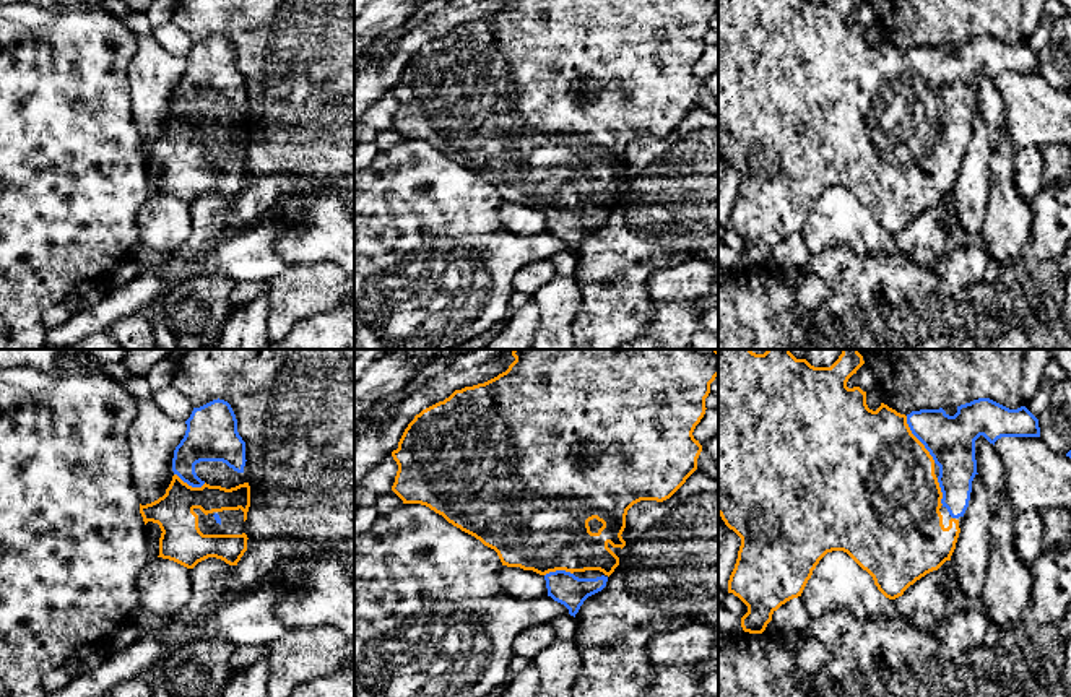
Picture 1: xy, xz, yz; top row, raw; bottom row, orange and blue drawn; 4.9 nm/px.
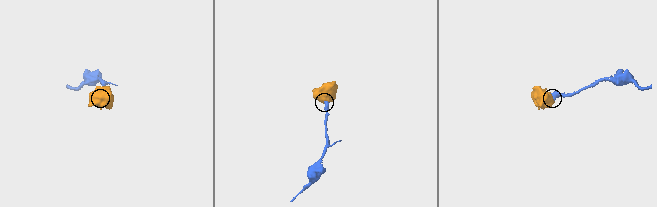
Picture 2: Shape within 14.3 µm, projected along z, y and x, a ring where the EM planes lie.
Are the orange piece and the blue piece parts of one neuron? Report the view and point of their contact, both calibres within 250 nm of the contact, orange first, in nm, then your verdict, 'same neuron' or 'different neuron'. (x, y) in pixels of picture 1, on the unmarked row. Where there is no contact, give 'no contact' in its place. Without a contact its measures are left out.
meets orange in yz at (917, 75); 500 nm thick on the orange side, 240 nm on the other; same neuron

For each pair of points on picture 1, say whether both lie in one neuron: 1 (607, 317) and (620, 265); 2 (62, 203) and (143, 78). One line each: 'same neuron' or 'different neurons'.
1: same neuron
2: different neurons

